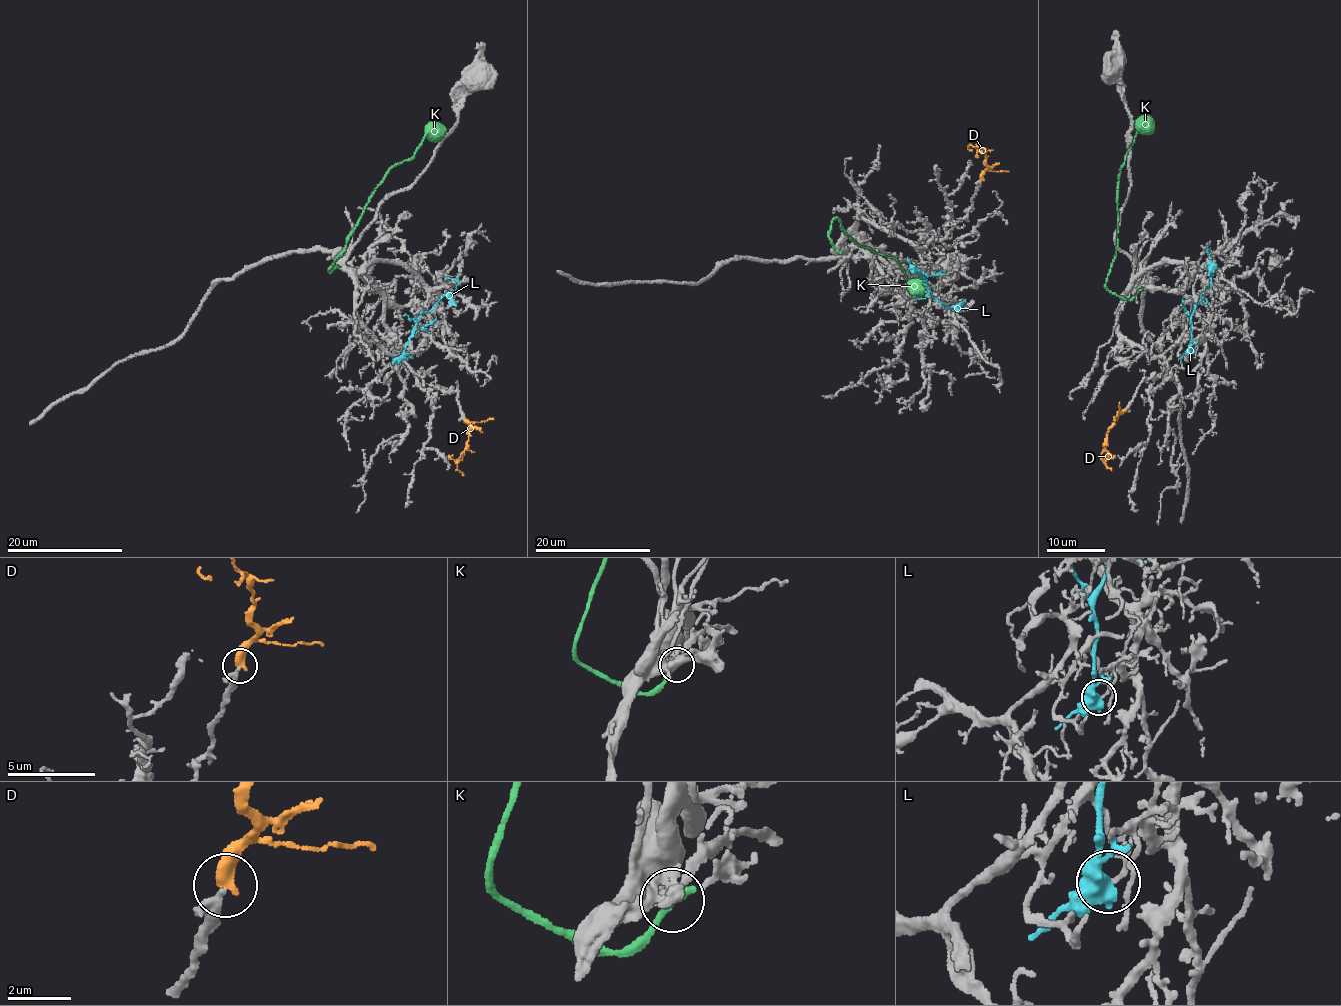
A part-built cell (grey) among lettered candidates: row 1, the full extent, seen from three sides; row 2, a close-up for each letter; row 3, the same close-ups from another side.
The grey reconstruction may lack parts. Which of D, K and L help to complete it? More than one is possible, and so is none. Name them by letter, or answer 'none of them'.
D

